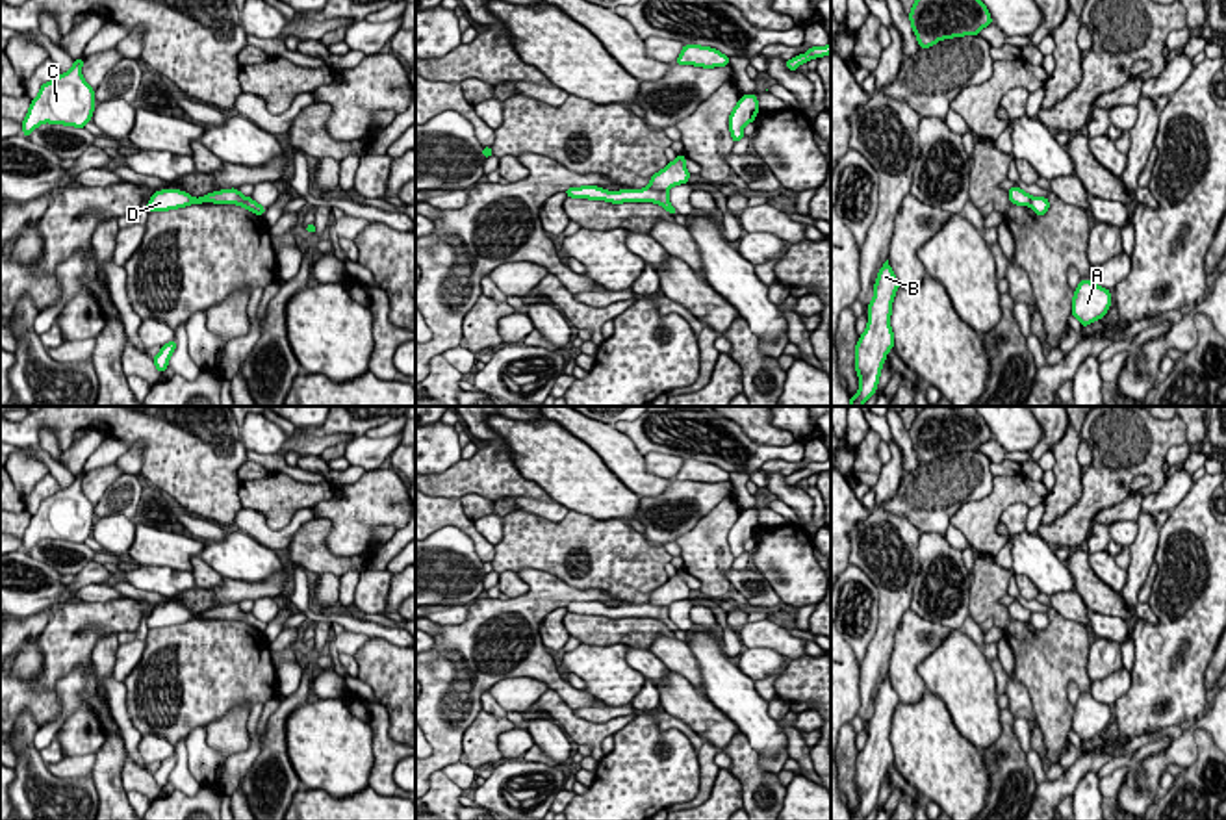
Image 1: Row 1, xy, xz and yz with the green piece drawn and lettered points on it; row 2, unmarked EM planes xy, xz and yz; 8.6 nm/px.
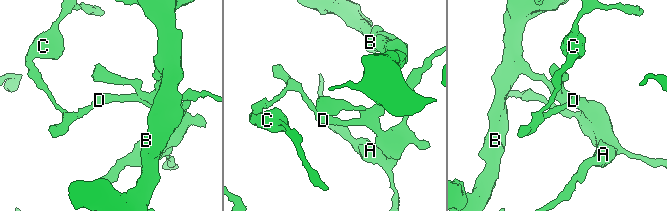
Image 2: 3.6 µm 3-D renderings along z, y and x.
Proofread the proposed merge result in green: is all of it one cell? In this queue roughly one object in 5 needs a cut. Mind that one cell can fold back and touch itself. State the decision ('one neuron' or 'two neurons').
two neurons

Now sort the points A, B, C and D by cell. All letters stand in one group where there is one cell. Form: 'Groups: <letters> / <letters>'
Groups: A C D / B

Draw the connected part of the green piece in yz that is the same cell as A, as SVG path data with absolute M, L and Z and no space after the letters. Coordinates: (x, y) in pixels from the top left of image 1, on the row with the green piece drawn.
M1081 280L1074 291L1072 315L1079 319L1081 327L1102 319L1111 306L1111 291L1096 286L1091 280Z

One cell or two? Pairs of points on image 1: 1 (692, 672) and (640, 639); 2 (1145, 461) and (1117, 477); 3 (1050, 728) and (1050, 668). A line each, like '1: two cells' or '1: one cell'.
1: two cells
2: one cell
3: one cell

